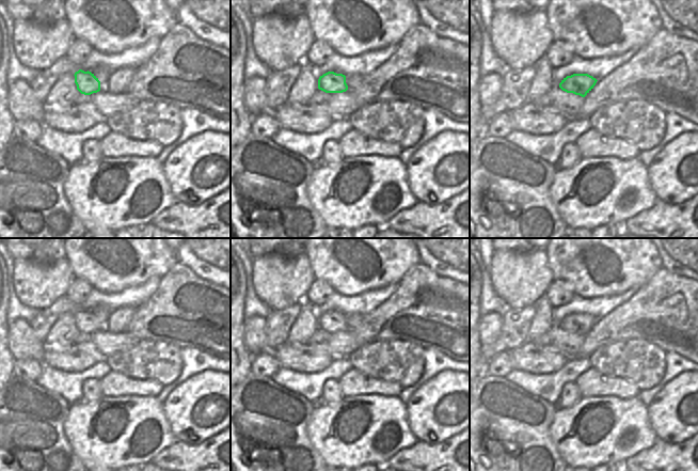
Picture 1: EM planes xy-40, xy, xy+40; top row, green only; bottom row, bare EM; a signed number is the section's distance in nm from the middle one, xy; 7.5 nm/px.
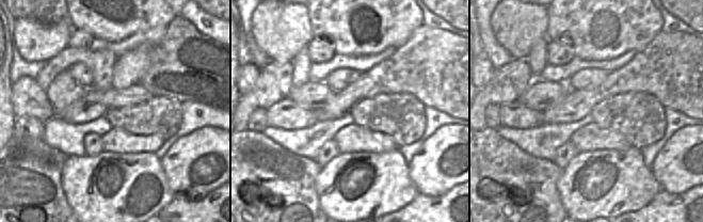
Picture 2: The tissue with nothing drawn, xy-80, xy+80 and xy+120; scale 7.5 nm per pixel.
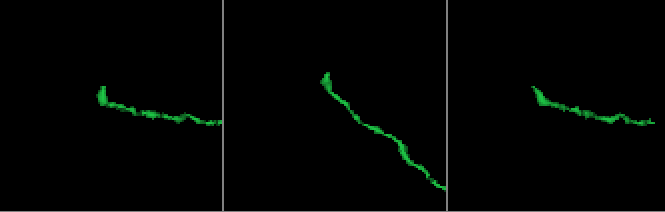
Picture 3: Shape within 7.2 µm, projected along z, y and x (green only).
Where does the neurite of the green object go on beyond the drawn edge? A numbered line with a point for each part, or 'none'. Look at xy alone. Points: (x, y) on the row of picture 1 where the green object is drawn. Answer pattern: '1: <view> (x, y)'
none

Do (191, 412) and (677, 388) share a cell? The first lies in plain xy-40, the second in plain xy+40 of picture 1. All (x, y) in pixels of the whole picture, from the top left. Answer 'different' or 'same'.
same

